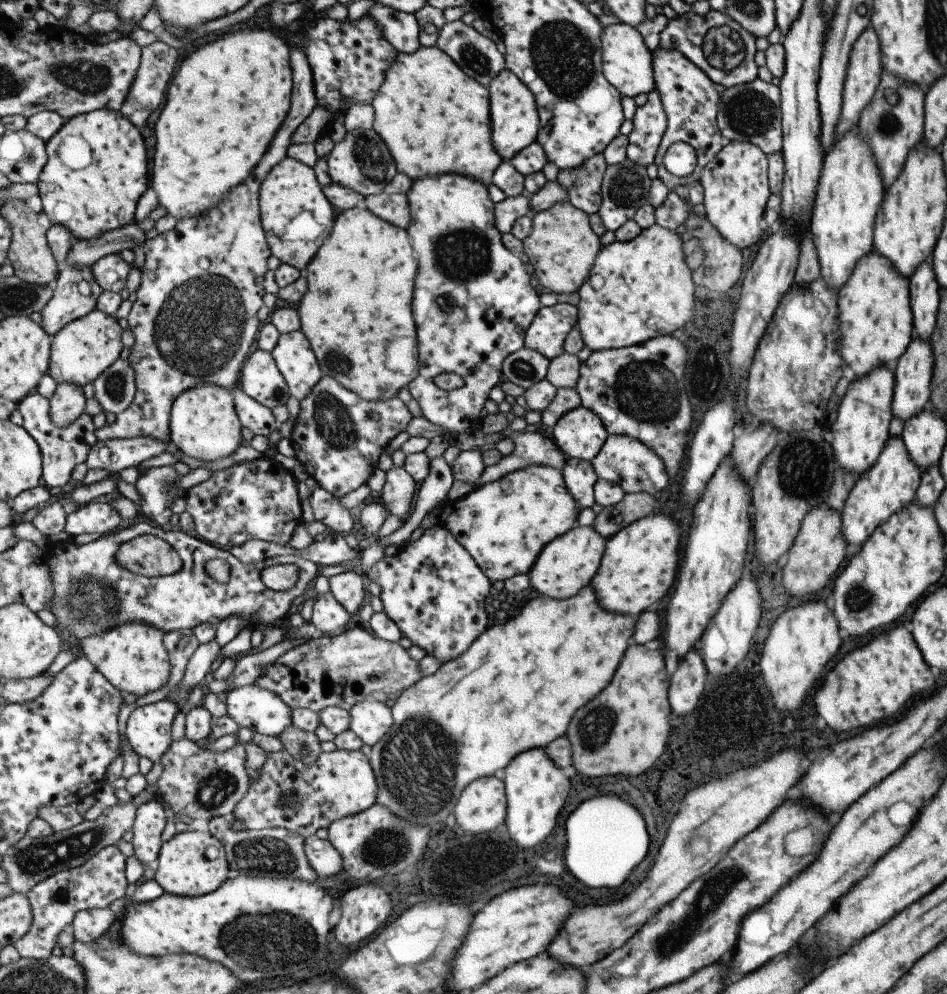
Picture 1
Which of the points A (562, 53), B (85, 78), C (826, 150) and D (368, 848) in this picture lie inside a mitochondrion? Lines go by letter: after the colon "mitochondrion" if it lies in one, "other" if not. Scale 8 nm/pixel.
A: mitochondrion
B: mitochondrion
C: other
D: mitochondrion

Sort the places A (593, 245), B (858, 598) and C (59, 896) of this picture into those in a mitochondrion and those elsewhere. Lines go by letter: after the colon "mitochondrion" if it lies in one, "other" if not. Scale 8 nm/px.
A: other
B: mitochondrion
C: mitochondrion

